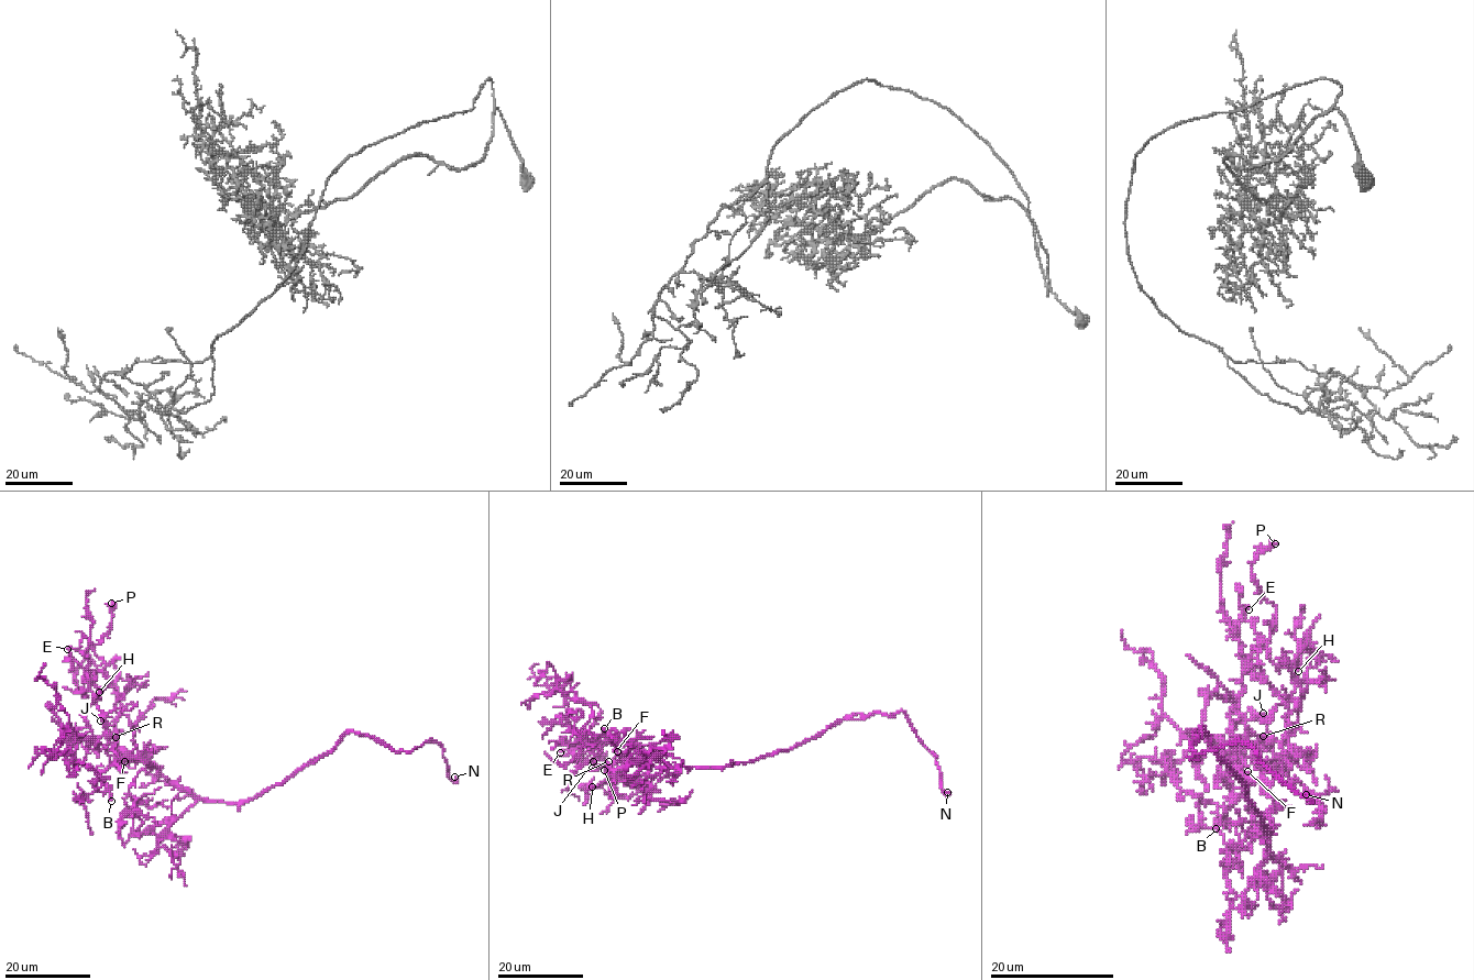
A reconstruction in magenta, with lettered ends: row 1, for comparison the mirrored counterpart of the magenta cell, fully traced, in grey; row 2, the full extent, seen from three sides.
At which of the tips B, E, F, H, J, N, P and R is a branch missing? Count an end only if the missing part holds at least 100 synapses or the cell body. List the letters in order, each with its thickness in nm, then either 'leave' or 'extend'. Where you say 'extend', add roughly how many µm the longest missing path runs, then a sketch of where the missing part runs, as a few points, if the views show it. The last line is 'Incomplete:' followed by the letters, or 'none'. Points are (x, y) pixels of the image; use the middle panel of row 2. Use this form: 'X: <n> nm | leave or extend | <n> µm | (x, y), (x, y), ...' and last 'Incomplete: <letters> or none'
B: 240 nm | extend | 25 µm | (604, 728), (605, 725), (592, 715), (585, 715), (582, 708), (600, 692), (614, 671)
E: 240 nm | leave
F: 200 nm | extend | 25 µm | (617, 751), (603, 755), (594, 774), (602, 786), (616, 792)
H: 150 nm | leave
J: 170 nm | leave
N: 240 nm | extend | 350 µm
P: 320 nm | leave
R: 200 nm | leave
Incomplete: B, F, N

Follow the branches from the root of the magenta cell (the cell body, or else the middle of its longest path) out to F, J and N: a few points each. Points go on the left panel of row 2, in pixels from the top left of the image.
F: (228, 802), (197, 801), (146, 761), (124, 761)
J: (228, 802), (197, 801), (146, 761), (119, 758), (108, 747), (107, 726), (100, 720)
N: (228, 802), (252, 800), (281, 785), (350, 733), (397, 751), (436, 740), (449, 775), (454, 777)

